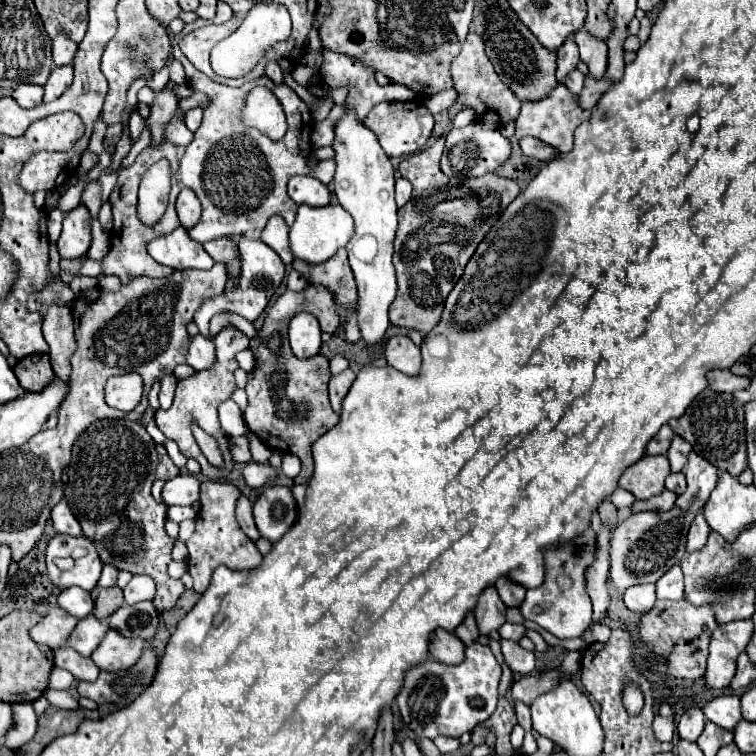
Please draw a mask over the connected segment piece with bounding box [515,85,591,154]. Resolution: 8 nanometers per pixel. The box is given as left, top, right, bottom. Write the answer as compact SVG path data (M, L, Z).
M557 85L557 89L553 89L549 97L541 99L537 103L523 103L521 113L515 121L515 137L521 139L525 135L531 135L561 154L569 153L573 149L573 131L589 117L591 117L591 111L581 109L575 95L565 85Z

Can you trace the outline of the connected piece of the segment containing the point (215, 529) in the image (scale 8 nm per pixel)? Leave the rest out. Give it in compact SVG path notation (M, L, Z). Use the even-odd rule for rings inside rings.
M203 481L201 483L201 509L195 517L197 529L193 537L187 541L189 549L189 573L195 581L195 591L201 595L211 579L215 567L225 565L229 569L255 569L261 563L261 553L255 543L241 533L235 521L235 503L241 491L231 483L221 481Z

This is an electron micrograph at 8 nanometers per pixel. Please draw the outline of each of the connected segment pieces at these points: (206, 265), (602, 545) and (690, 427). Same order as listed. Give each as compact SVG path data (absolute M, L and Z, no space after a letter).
M185 227L151 241L149 255L157 263L173 269L211 269L215 265L215 261L205 253L203 245L187 235Z
M602 526L598 536L597 559L593 565L587 567L585 579L587 579L587 593L593 603L593 623L601 619L601 615L609 607L609 587L607 587L607 577L609 577L609 527Z
M707 387L697 399L693 399L693 403L687 407L687 413L679 419L671 419L669 425L679 437L691 443L697 455L713 463L717 469L737 477L747 467L743 403L739 403L733 393L717 393Z

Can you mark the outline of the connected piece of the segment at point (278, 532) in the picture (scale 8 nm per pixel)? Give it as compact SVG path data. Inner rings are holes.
M269 487L253 503L253 519L257 531L271 543L283 537L283 533L295 523L295 517L297 505L287 487Z

